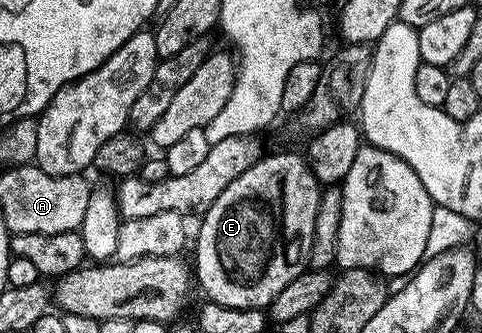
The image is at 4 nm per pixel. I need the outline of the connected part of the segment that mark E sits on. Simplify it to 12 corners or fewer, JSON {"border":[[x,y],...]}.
{"border":[[304,154],[239,173],[204,212],[210,303],[268,308],[309,267],[322,184]]}

